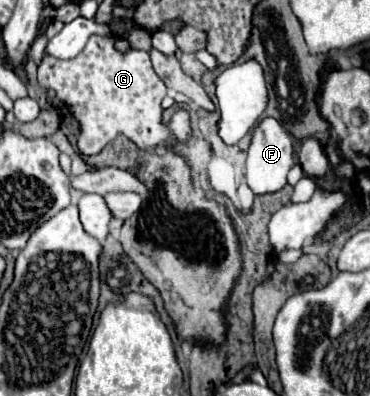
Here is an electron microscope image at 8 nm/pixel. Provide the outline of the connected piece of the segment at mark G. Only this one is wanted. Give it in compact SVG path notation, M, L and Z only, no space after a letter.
M91 36L79 58L59 60L43 58L37 66L37 82L45 90L55 90L75 120L79 122L77 148L83 156L95 156L115 134L125 134L139 148L155 148L157 144L185 142L191 136L189 120L171 120L169 126L161 120L161 100L167 94L165 82L155 74L149 52L129 48L119 52L113 36Z

